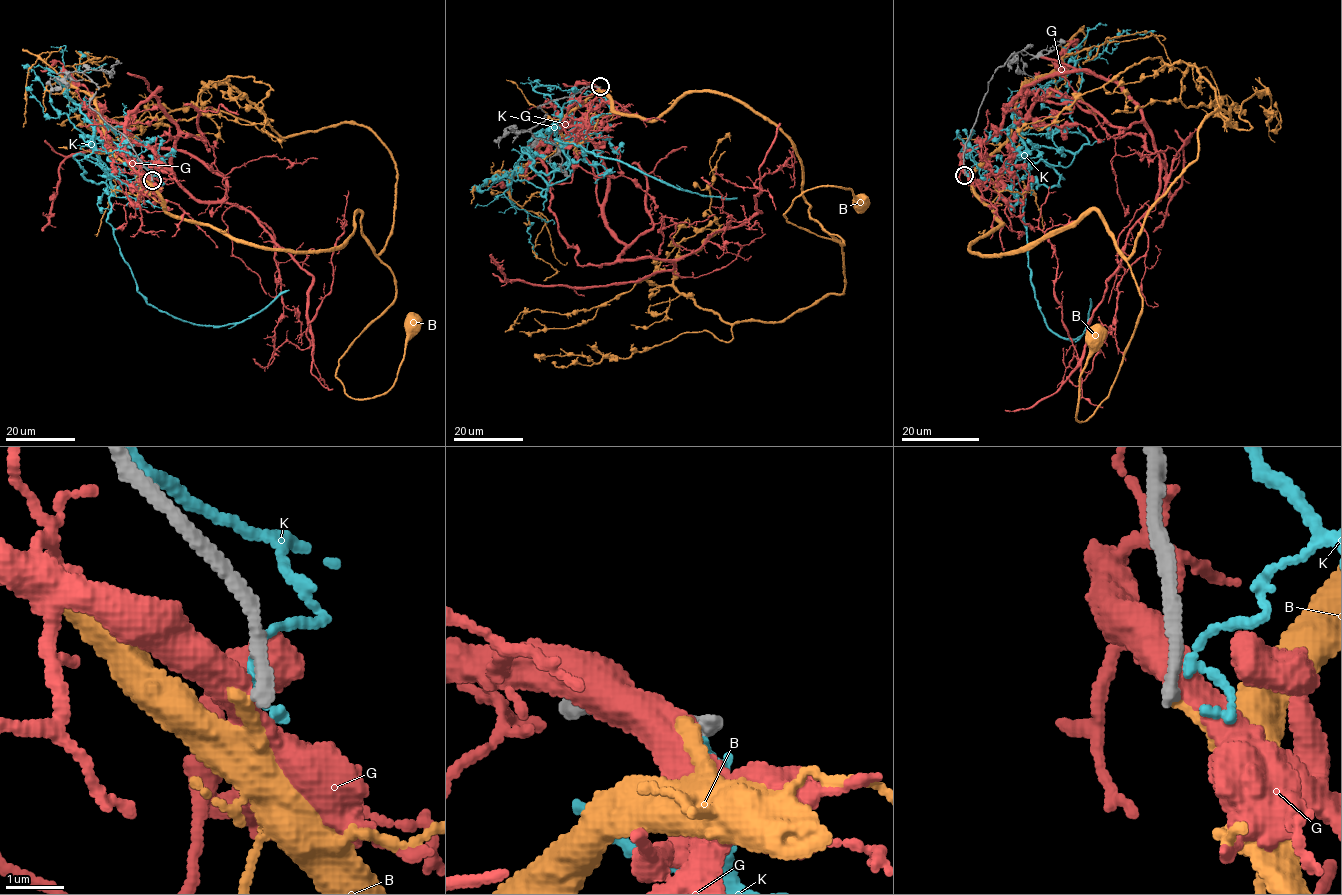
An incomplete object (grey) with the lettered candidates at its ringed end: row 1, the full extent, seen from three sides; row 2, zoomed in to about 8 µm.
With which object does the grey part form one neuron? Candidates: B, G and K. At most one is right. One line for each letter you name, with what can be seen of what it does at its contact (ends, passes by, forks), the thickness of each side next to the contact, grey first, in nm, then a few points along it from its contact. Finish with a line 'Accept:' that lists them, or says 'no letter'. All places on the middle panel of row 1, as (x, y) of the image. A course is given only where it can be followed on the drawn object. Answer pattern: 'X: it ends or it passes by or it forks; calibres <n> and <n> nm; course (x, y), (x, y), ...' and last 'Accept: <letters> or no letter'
Accept: no letter

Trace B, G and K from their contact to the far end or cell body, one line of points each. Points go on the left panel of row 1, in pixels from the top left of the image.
B: (151, 180), (271, 248), (336, 250), (361, 213), (396, 299), (339, 359), (349, 396), (390, 388), (412, 321)
G: (151, 180), (125, 159), (123, 124), (159, 88), (174, 179), (243, 206), (312, 277), (311, 344), (344, 195)
K: (152, 178), (122, 151), (86, 157), (112, 174), (106, 221), (148, 304), (192, 324), (225, 325), (289, 290)

